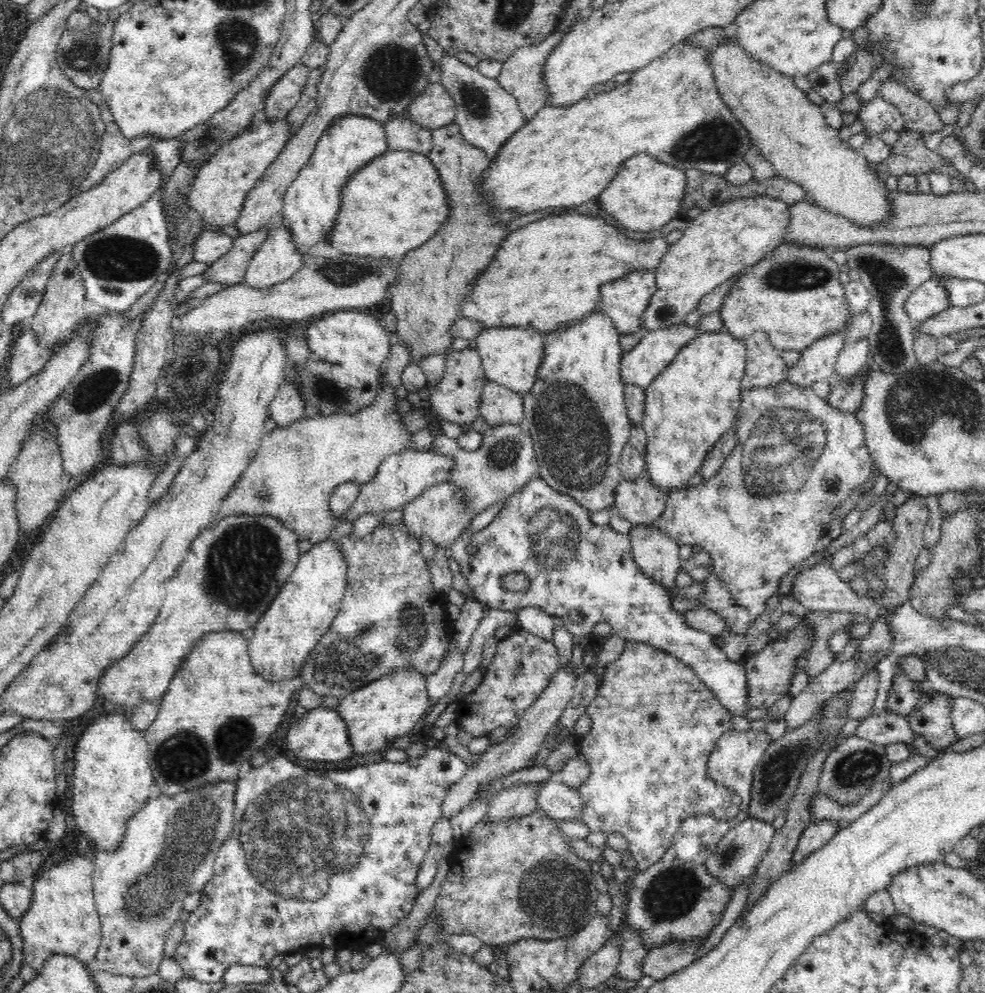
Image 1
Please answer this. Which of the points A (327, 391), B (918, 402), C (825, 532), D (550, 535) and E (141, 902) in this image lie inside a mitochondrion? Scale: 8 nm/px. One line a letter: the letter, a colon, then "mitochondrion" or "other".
A: mitochondrion
B: mitochondrion
C: other
D: mitochondrion
E: mitochondrion

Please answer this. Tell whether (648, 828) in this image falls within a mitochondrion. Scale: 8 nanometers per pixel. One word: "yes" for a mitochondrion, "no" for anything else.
no

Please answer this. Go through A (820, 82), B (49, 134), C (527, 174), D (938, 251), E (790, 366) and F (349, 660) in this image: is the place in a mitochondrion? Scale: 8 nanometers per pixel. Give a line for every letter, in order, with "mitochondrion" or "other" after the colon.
A: other
B: mitochondrion
C: other
D: other
E: other
F: mitochondrion

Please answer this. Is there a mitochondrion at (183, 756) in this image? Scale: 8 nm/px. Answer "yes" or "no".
yes

